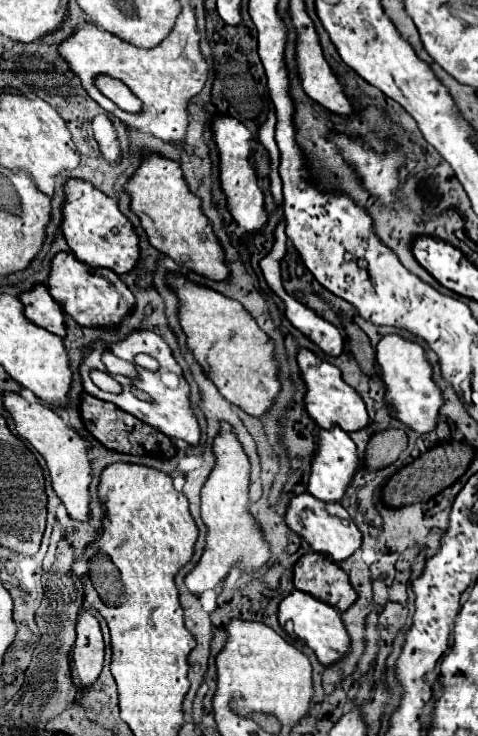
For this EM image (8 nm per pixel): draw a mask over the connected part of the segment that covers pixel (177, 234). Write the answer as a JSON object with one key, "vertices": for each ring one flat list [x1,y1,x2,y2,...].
{"vertices":[[145,154,141,168,127,182,127,192,131,194,131,210,141,218,141,226,147,232,149,242,159,252,209,280,221,282,229,278,225,250,215,236,213,226,209,226,209,218,201,210,201,198,189,190,177,162,157,154]]}

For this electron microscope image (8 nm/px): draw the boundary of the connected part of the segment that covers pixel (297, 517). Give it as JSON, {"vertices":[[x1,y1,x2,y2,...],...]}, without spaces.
{"vertices":[[299,494,291,500,285,520,293,532,297,532,301,538,305,538,311,544,313,552,323,554,337,564,353,556,361,548,361,530,357,528,357,524,341,504,329,504,313,498,311,494]]}

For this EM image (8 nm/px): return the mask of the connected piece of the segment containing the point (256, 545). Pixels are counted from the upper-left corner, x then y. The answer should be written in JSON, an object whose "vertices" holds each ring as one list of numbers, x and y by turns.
{"vertices":[[221,424,221,434,215,438,213,452,217,464,201,490,201,518,207,526,205,552,199,564,185,578,185,586,195,596,215,588,239,562,241,574,253,574,271,560,271,546,263,538,259,522,247,510,249,502,249,458,231,432,229,424]]}

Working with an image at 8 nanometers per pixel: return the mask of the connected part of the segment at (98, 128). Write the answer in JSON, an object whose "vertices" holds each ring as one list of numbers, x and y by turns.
{"vertices":[[99,114,93,120,93,130,95,130,95,138,99,142,103,158,111,164,117,164,121,158,121,142,113,128,113,120,107,114]]}

